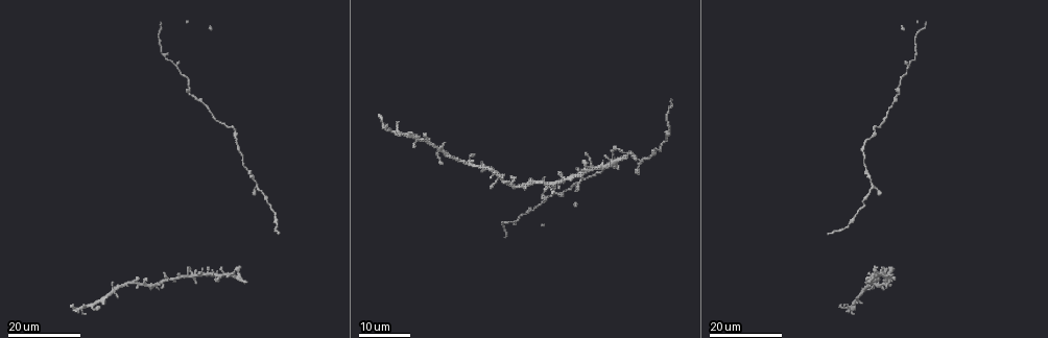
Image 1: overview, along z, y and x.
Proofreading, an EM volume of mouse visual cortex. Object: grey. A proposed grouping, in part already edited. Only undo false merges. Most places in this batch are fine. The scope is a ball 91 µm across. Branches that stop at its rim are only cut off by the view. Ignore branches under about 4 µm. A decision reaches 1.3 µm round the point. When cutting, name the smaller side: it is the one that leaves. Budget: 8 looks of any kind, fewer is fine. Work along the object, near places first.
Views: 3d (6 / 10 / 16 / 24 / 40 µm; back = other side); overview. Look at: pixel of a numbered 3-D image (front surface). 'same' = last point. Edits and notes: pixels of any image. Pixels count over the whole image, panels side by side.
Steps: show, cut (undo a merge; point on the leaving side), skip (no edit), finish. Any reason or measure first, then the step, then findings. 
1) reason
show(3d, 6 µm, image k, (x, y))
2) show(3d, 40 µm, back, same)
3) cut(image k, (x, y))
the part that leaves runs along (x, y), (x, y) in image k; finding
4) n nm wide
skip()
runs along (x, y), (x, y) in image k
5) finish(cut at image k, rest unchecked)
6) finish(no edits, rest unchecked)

looks like a crossing
show(3d, 24 µm, image 1, (590, 169))

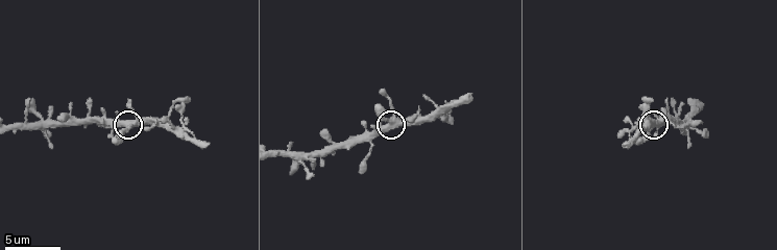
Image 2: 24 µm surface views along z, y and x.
show(3d, 10 µm, image 2, (387, 122))

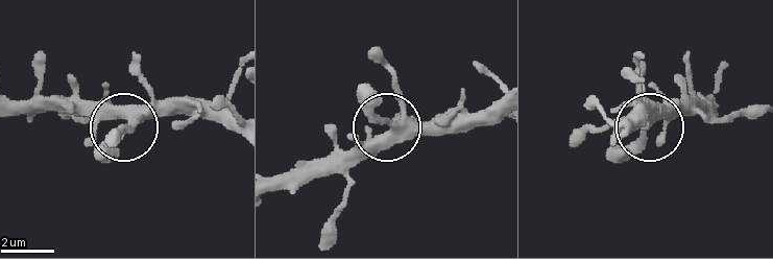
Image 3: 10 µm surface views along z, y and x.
4 arms
skip()
all the same neuron

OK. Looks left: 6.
four or more arms meet
show(3d, 24 µm, image 1, (114, 290))

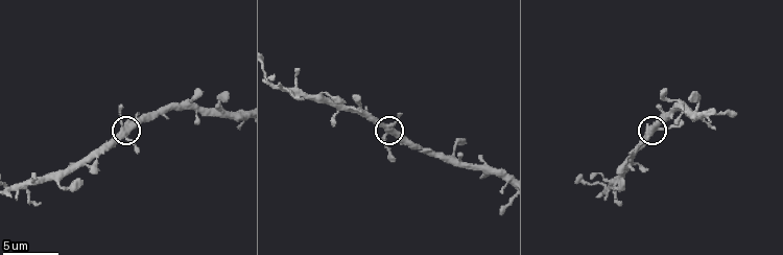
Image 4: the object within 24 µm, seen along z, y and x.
closer look
show(3d, 6 µm, image 4, (386, 131))

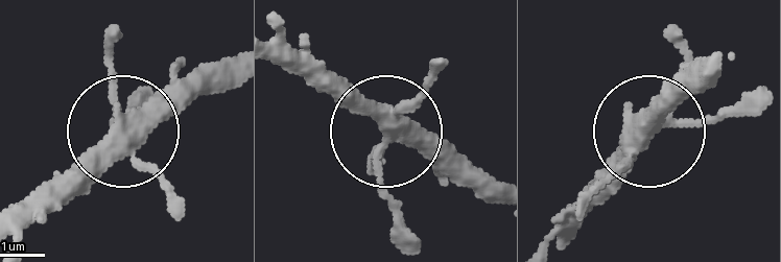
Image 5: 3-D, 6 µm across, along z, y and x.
370 nm wide
skip()
runs along (500, 203), (422, 147), (392, 139), (377, 188), (399, 244) in image 5; all the same neuron

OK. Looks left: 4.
show(3d, 24 µm, image 1, (266, 200))

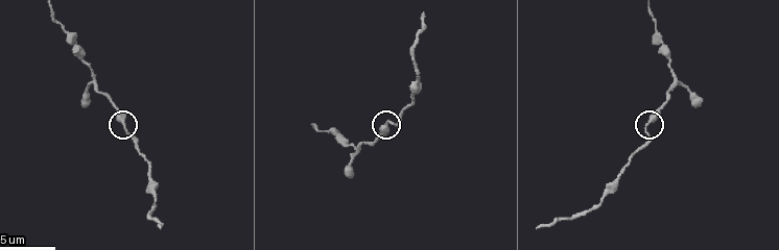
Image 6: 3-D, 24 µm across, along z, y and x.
show(3d, 10 µm, image 6, (385, 126))

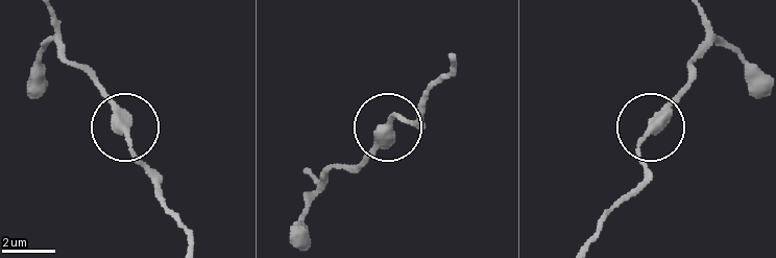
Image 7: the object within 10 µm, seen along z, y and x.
side arm 88 µm
skip()
runs along (653, 132), (660, 114), (692, 81) in image 7; all the same neuron

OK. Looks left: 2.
three arms meet
show(3d, 10 µm, image 6, (655, 32))

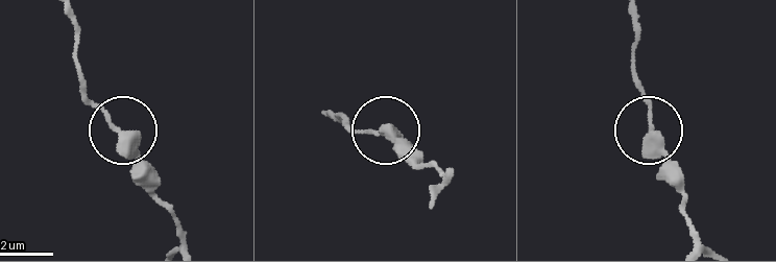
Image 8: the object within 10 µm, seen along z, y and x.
show(3d, 10 µm, back, image 8, (649, 134))

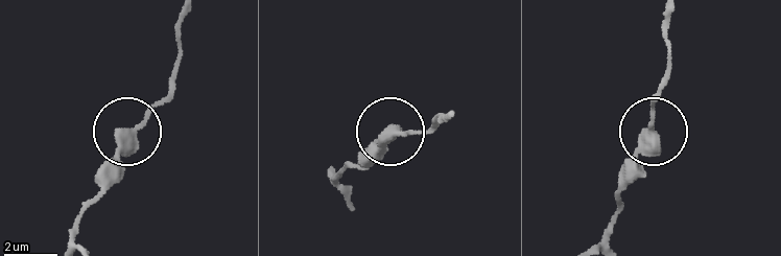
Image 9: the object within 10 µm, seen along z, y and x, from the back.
skip()
runs along (328, 173), (333, 178), (359, 164), (394, 133), (439, 125) in image 9; all the same neuron

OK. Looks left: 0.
finish(no edits, rest unchecked)

